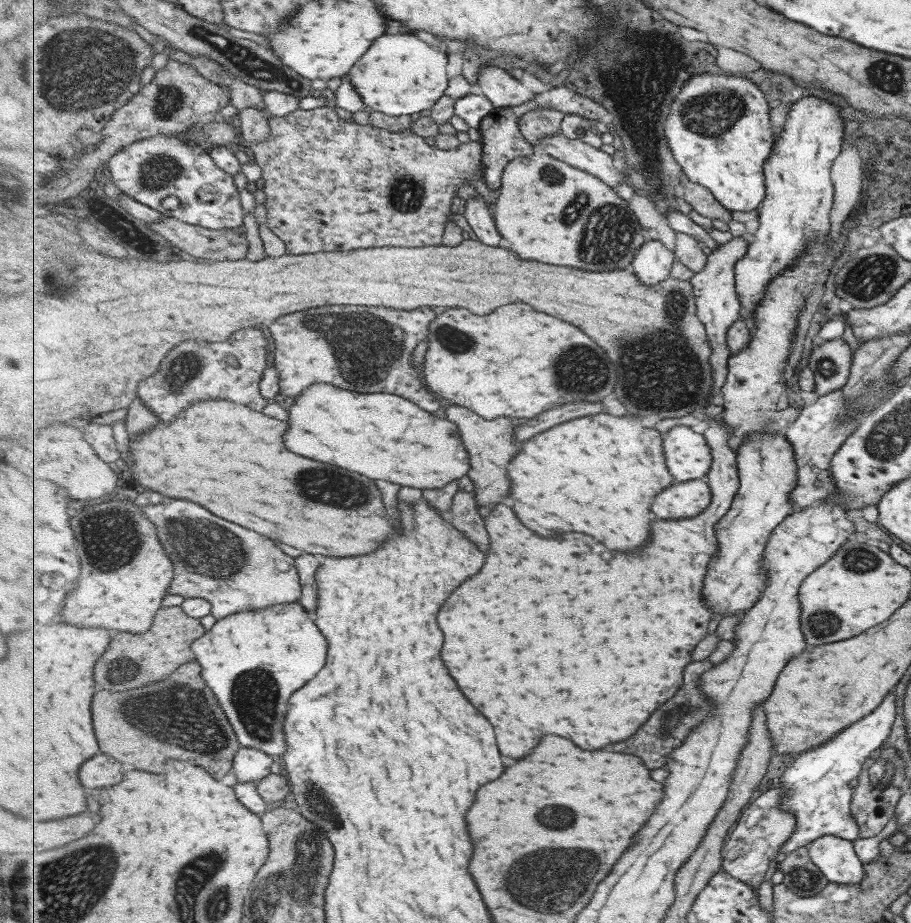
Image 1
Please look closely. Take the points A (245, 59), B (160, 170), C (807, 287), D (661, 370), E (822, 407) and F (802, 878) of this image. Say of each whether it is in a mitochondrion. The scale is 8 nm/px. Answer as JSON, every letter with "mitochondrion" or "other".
{"A":"mitochondrion","B":"mitochondrion","C":"other","D":"mitochondrion","E":"other","F":"mitochondrion"}

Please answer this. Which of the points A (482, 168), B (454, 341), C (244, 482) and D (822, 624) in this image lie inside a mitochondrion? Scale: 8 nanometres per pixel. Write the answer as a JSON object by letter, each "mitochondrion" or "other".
{"A":"other","B":"mitochondrion","C":"other","D":"mitochondrion"}

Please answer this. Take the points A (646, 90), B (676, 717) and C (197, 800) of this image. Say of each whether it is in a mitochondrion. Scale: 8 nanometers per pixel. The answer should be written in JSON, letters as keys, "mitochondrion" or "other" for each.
{"A":"mitochondrion","B":"mitochondrion","C":"other"}

